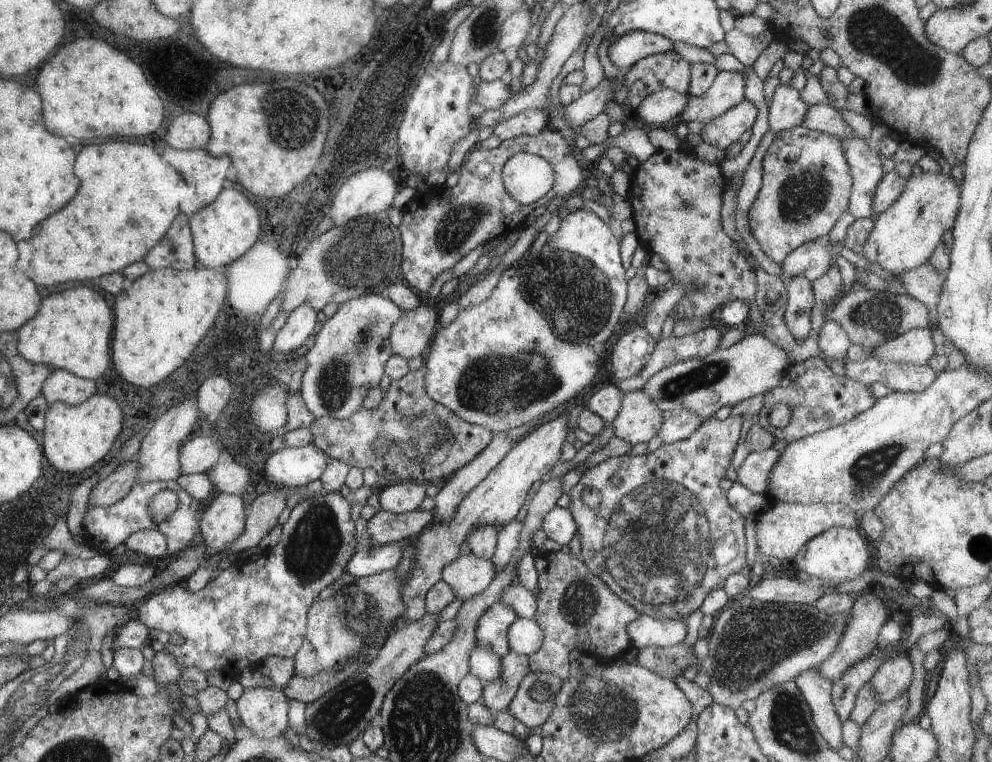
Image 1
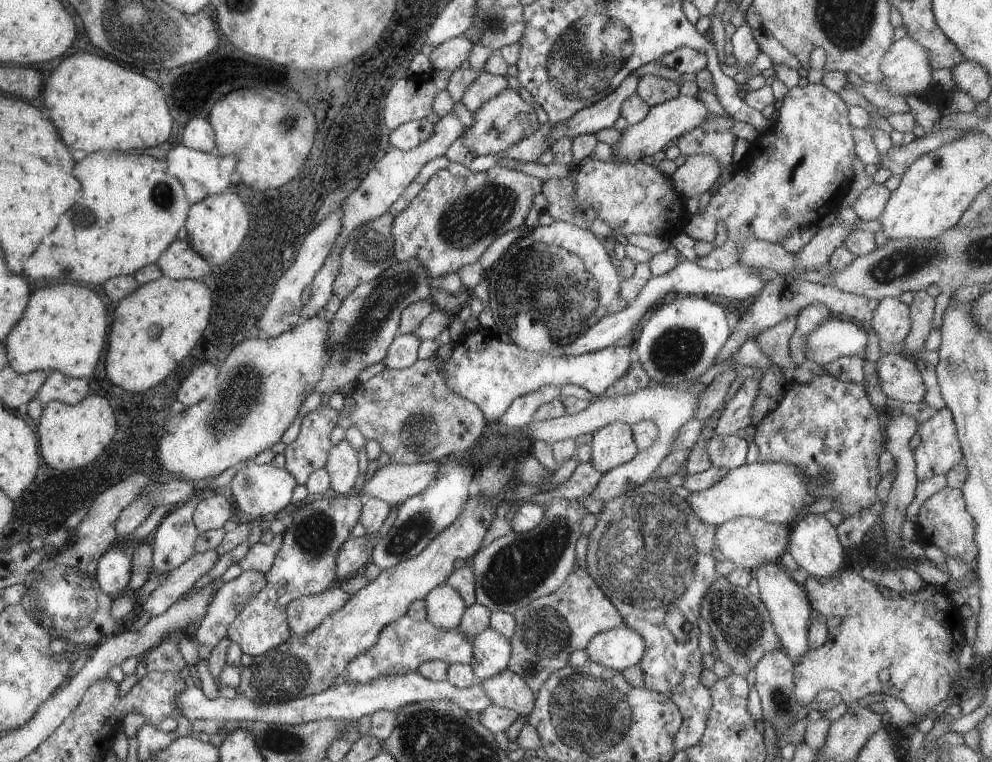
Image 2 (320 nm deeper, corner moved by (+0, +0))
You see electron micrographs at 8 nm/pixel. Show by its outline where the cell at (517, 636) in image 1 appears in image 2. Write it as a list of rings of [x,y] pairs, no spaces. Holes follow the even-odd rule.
[[[488,628],[474,638],[474,658],[472,668],[480,679],[492,678],[507,669],[511,657],[511,644],[507,638]]]

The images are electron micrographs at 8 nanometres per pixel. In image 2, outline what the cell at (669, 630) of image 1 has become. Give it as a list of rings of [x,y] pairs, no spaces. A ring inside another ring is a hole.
[[[626,626],[598,633],[585,648],[593,663],[618,672],[638,665],[645,650],[644,639]]]

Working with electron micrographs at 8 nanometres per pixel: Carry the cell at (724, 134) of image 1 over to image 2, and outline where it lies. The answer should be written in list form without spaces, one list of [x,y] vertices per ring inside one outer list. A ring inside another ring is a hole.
[[[692,155],[670,175],[675,190],[686,202],[708,191],[722,172],[721,164],[708,155]]]

